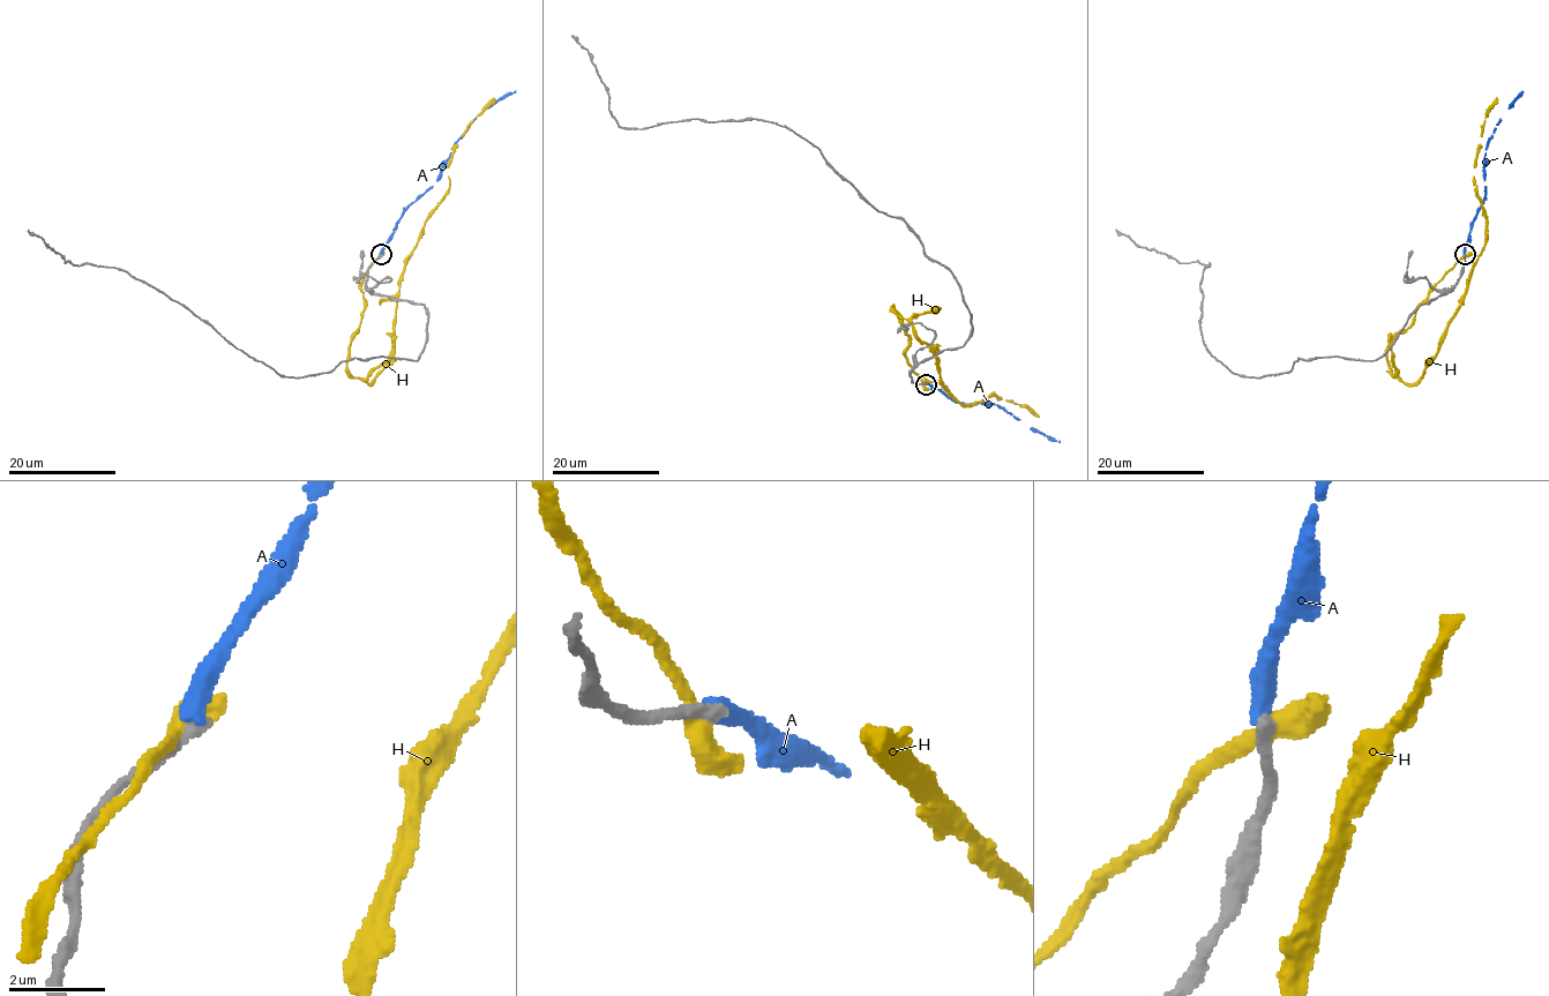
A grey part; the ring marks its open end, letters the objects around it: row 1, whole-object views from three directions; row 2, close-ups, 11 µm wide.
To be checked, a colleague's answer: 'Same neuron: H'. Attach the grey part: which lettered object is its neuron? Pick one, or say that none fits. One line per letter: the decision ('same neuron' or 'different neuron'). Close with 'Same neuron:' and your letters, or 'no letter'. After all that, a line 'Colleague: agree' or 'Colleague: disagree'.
A: different neuron
H: different neuron
Same neuron: no letter
Colleague: disagree

